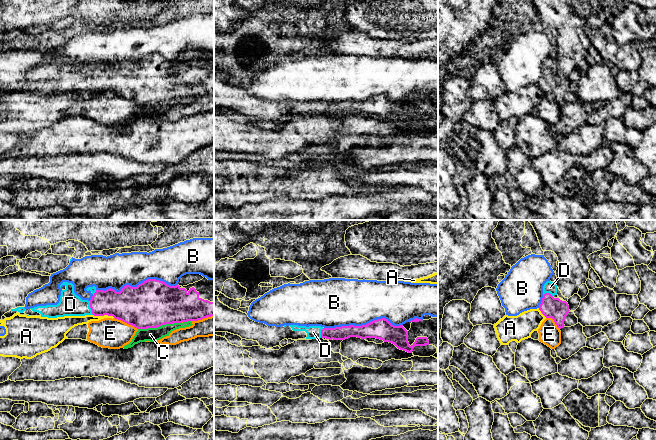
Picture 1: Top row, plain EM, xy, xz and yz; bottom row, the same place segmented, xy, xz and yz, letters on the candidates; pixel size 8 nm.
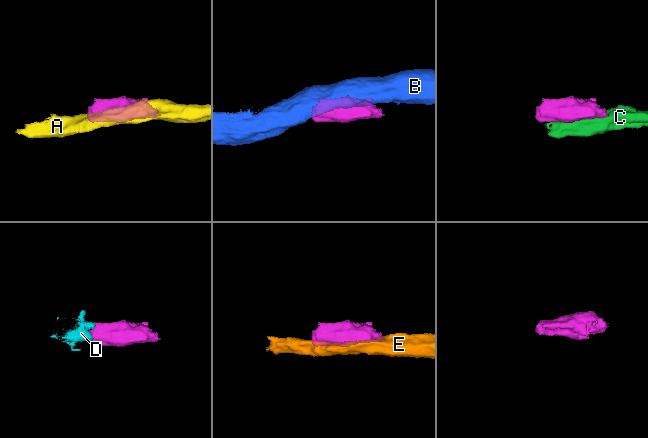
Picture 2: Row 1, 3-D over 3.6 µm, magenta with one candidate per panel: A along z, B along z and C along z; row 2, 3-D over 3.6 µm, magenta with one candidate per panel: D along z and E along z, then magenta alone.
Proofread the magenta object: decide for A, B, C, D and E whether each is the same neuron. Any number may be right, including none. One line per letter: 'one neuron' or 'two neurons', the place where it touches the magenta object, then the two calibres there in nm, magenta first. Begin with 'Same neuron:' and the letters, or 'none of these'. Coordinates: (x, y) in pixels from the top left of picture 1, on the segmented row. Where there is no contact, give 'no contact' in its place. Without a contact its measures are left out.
Same neuron: D
A: two neurons | xy (104, 314) | 300/80 nm
B: two neurons | xy (137, 286) | 380/280 nm
C: two neurons | xy (159, 326) | 380/110 nm
D: one neuron | xy (90, 307) | 220/180 nm
E: two neurons | xy (126, 322) | 380/240 nm

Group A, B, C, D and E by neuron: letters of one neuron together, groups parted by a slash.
A / B / C / D / E

